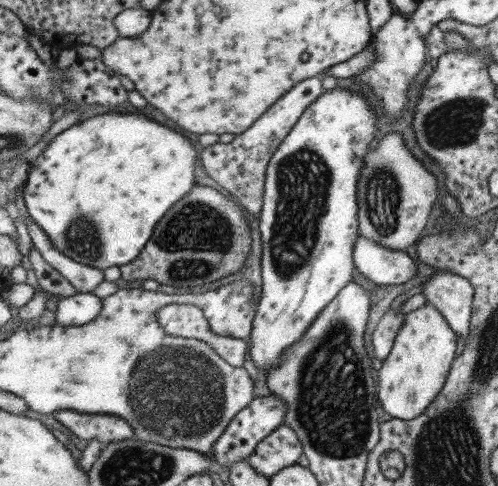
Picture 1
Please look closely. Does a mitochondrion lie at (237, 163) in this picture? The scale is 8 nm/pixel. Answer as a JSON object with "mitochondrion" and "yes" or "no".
{"mitochondrion":"no"}

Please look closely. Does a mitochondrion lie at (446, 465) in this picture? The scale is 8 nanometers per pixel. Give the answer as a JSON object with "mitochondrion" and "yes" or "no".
{"mitochondrion":"yes"}

